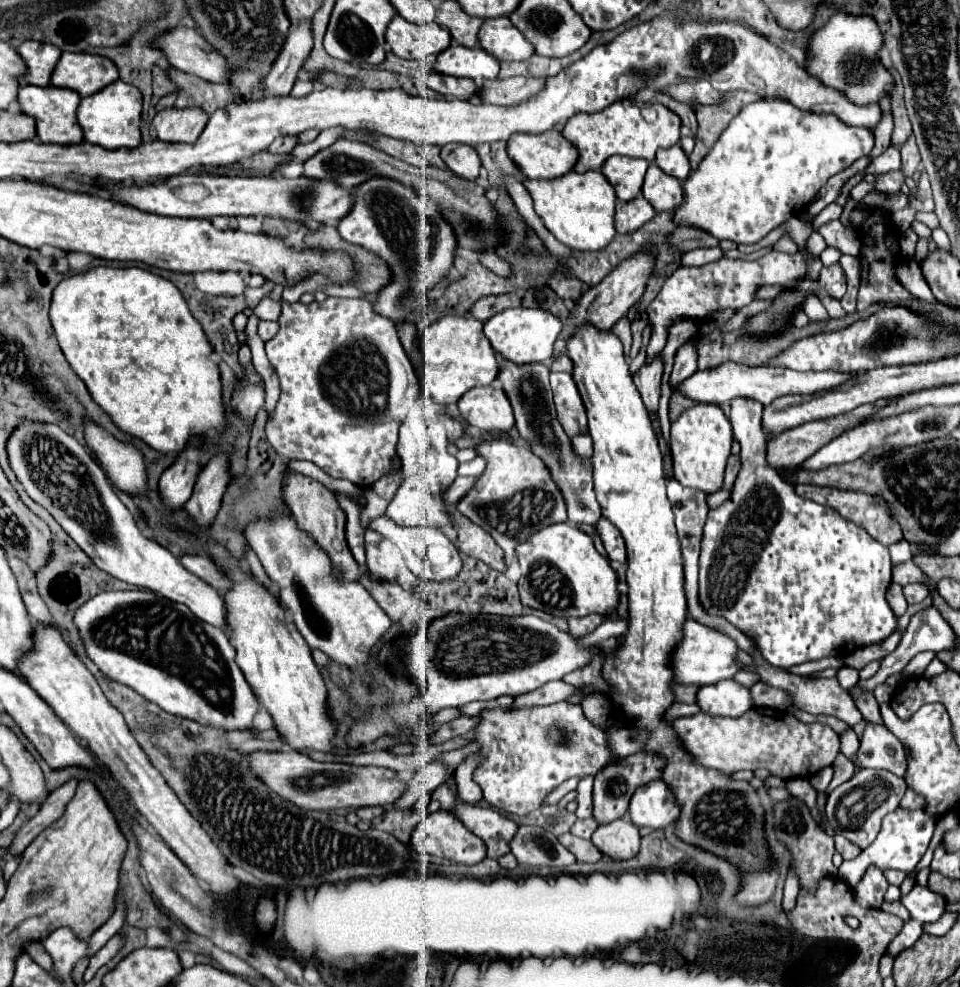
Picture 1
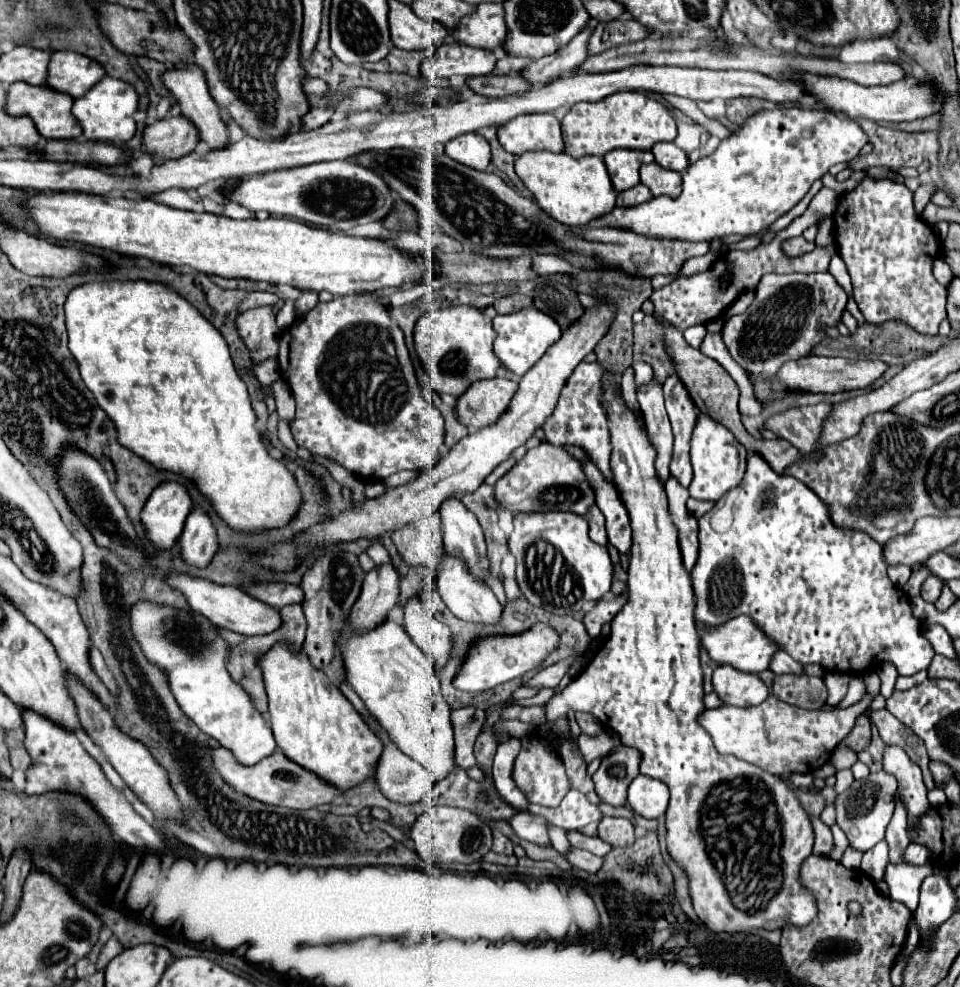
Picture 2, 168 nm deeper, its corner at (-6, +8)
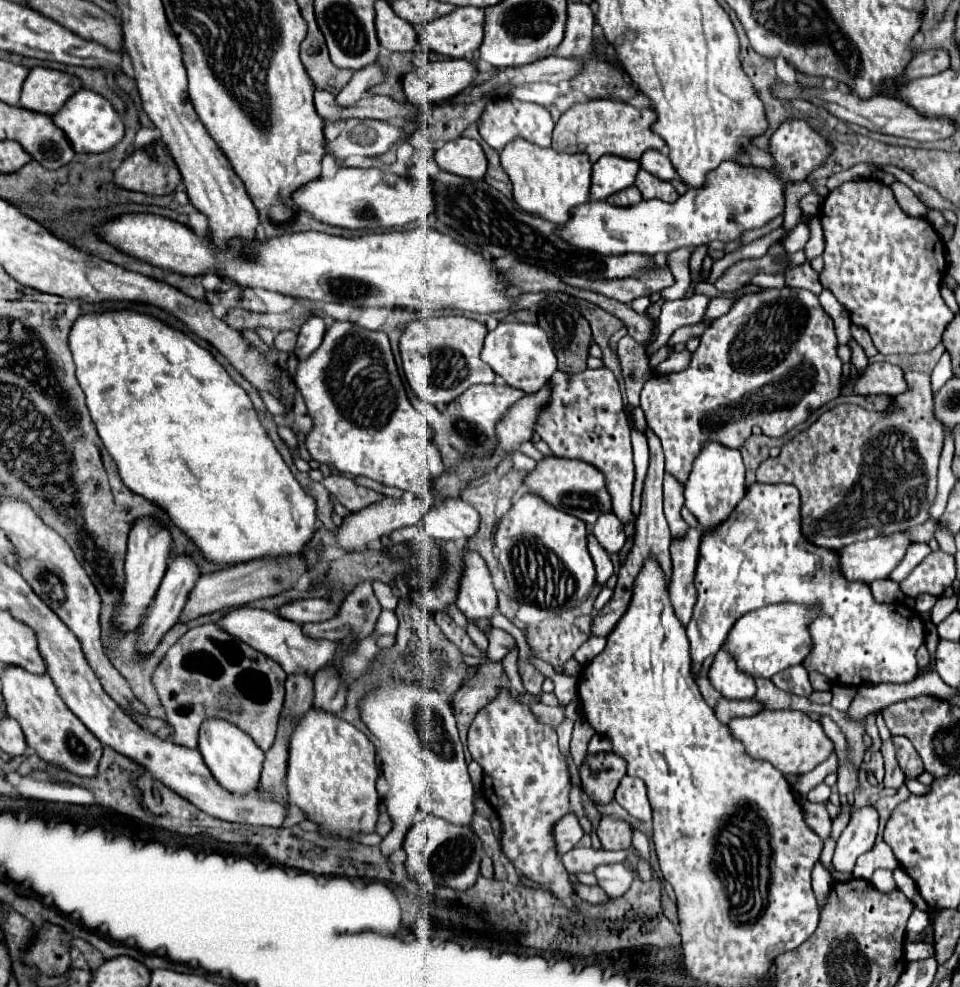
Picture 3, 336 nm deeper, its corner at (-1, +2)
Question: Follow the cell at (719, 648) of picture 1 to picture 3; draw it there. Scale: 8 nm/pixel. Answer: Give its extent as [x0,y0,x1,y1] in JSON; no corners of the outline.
[724,603,820,679]

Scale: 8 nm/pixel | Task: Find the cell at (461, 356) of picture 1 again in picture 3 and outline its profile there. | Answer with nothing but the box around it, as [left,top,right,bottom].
[400,317,494,405]

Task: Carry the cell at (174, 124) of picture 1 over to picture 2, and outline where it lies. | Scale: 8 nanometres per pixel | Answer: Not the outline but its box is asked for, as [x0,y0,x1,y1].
[143,115,199,163]

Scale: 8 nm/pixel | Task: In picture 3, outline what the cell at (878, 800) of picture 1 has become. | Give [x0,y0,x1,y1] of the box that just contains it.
[832,807,878,873]

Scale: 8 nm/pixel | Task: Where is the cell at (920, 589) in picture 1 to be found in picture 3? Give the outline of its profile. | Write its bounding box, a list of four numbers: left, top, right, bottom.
[916,593,936,613]

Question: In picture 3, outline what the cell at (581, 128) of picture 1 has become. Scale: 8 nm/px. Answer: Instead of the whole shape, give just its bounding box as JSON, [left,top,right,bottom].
[552,99,664,163]

